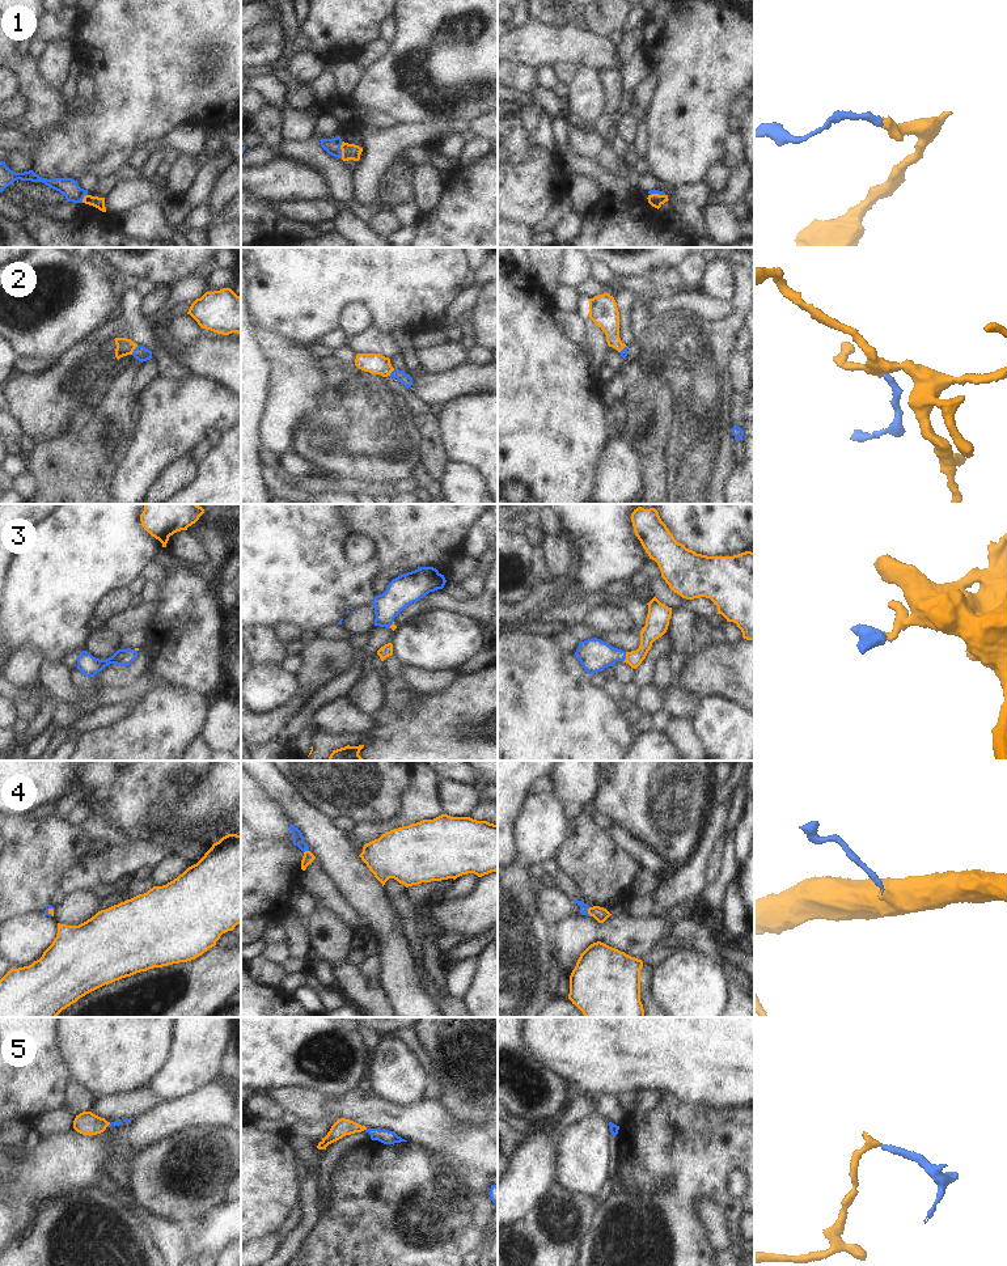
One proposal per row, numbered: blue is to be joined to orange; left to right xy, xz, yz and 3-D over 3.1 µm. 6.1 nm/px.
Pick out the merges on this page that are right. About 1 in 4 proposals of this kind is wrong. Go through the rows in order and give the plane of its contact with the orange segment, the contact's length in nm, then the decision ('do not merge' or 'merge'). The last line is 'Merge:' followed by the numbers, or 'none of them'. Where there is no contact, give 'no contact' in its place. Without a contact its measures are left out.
1: contact in xz; length 110 nm; merge
2: contact in xy; length 70 nm; merge
3: contact in yz; length 60 nm; merge
4: contact in yz; length 60 nm; merge
5: contact in xy; length 40 nm; merge
Merge: 1, 2, 3, 4, 5

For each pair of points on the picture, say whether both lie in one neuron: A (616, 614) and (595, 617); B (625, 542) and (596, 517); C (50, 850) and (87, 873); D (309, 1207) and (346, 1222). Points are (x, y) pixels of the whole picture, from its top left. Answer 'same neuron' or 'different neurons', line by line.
A: same neuron
B: same neuron
C: different neurons
D: different neurons

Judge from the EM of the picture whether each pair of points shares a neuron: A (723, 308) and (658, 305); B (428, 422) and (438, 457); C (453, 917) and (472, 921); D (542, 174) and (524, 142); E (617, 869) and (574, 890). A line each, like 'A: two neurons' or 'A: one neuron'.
A: one neuron
B: one neuron
C: one neuron
D: two neurons
E: two neurons

